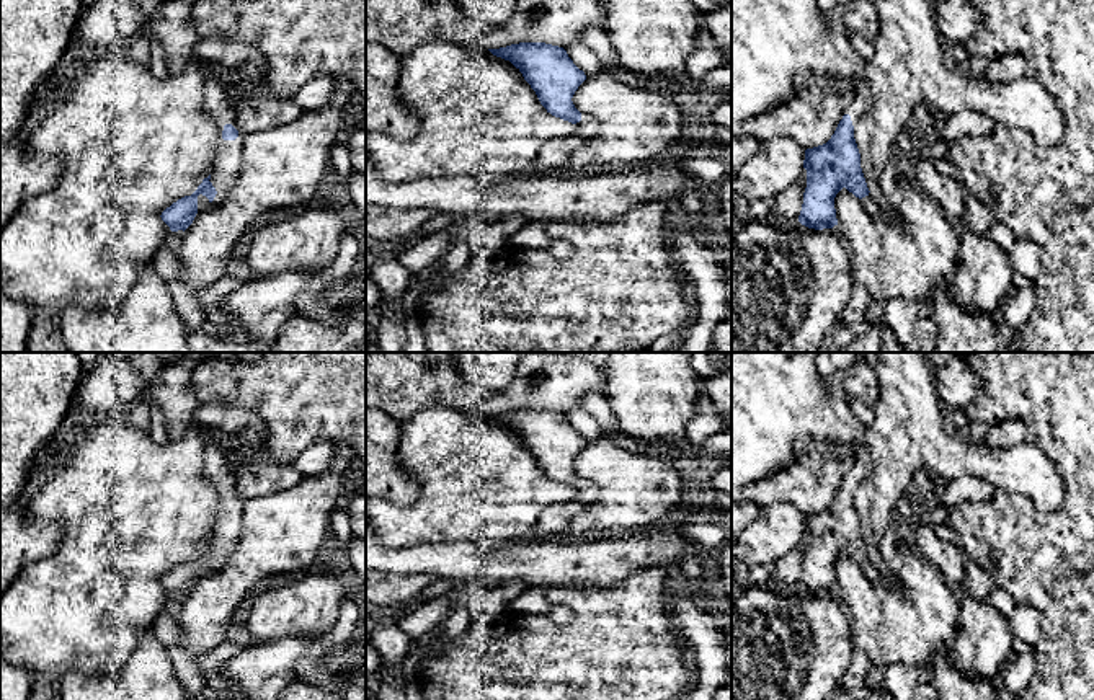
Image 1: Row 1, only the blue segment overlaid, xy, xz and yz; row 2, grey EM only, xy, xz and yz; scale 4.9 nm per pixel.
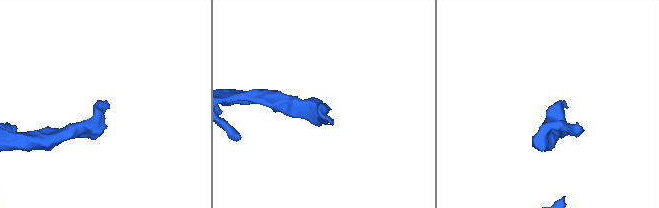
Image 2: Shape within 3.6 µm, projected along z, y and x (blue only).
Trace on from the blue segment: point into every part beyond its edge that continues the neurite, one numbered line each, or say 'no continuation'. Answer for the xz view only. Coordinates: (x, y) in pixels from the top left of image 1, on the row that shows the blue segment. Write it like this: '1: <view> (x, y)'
1: xz (588, 126)

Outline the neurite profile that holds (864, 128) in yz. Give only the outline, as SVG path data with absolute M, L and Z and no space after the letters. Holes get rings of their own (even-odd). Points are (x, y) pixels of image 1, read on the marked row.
M864 116L854 124L854 139L861 153L861 168L862 168L867 188L870 194L874 196L874 199L880 204L882 217L892 219L895 210L885 204L883 193L878 188L878 183L875 181L874 160L872 160L874 131L875 131L874 119L870 116Z

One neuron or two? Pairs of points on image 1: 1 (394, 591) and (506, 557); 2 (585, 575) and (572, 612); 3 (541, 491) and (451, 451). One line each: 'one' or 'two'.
1: two
2: two
3: one

